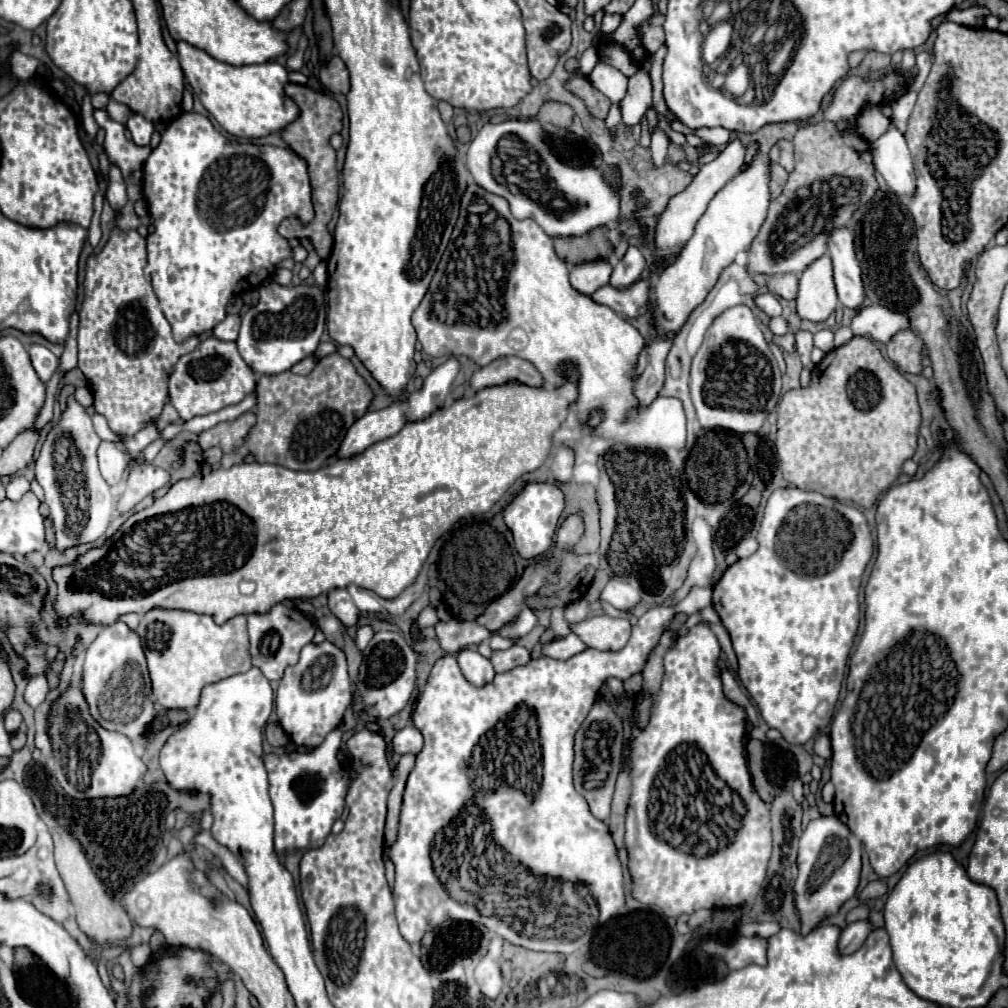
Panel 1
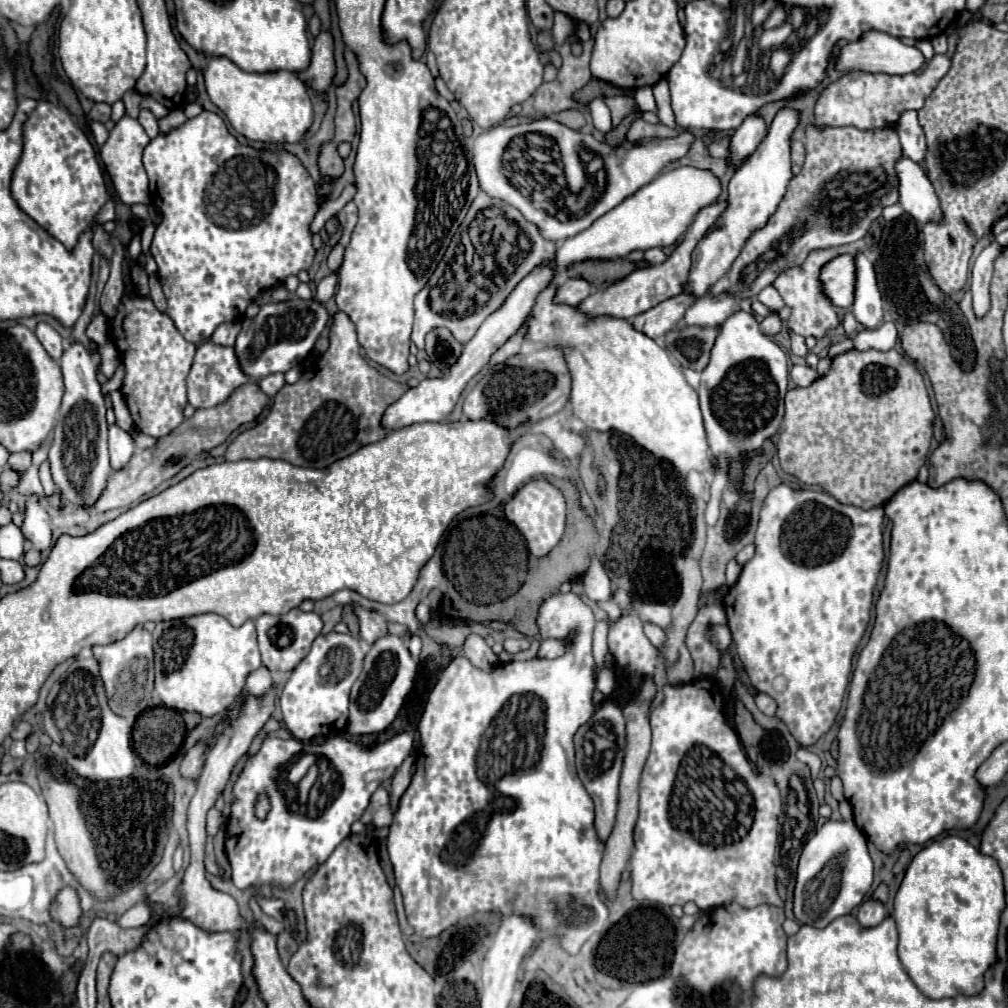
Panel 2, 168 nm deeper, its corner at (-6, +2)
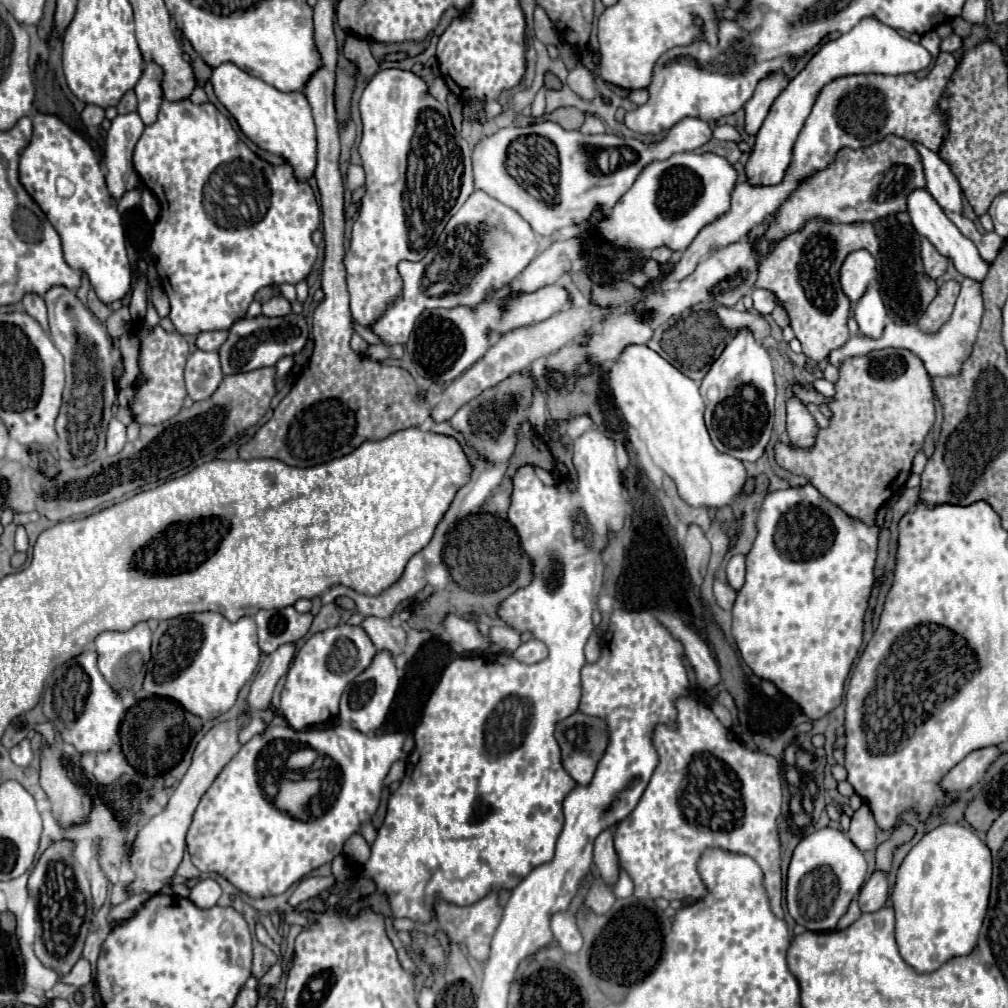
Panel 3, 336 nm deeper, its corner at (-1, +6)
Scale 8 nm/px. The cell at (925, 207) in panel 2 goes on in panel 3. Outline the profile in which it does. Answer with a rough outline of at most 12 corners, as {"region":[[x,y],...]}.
{"region":[[926,189],[908,195],[914,229],[978,283],[984,261]]}

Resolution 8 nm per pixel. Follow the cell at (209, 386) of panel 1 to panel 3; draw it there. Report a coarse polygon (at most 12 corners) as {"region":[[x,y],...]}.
{"region":[[196,349],[184,379],[192,401],[208,399],[224,373],[218,353]]}

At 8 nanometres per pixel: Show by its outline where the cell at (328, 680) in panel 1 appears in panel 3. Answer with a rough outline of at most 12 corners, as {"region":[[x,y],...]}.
{"region":[[362,627],[320,631],[296,653],[280,713],[300,731],[334,719],[372,663]]}

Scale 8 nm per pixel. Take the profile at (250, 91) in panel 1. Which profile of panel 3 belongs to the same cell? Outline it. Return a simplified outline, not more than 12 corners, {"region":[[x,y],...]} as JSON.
{"region":[[234,63],[212,69],[220,103],[260,149],[316,169],[304,93],[282,93]]}

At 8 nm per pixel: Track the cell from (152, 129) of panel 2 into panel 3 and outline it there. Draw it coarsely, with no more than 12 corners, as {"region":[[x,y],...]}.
{"region":[[146,63],[136,85],[138,115],[152,125],[164,99],[164,71]]}

